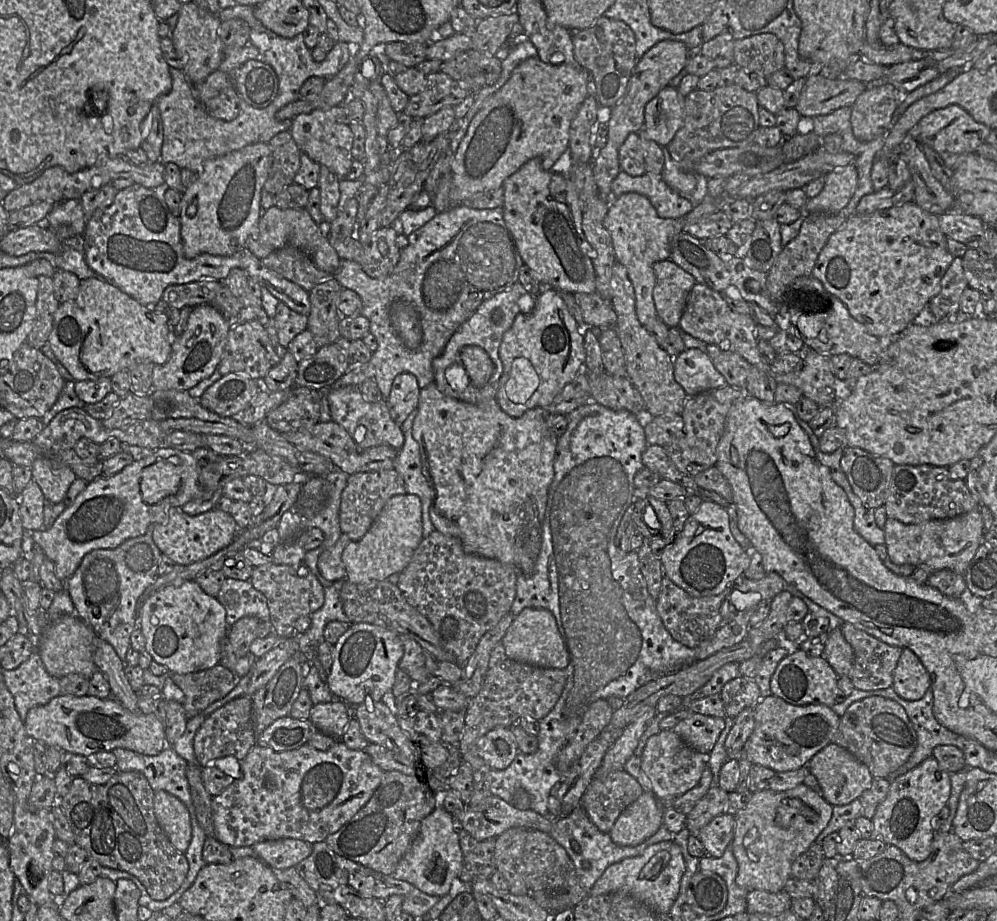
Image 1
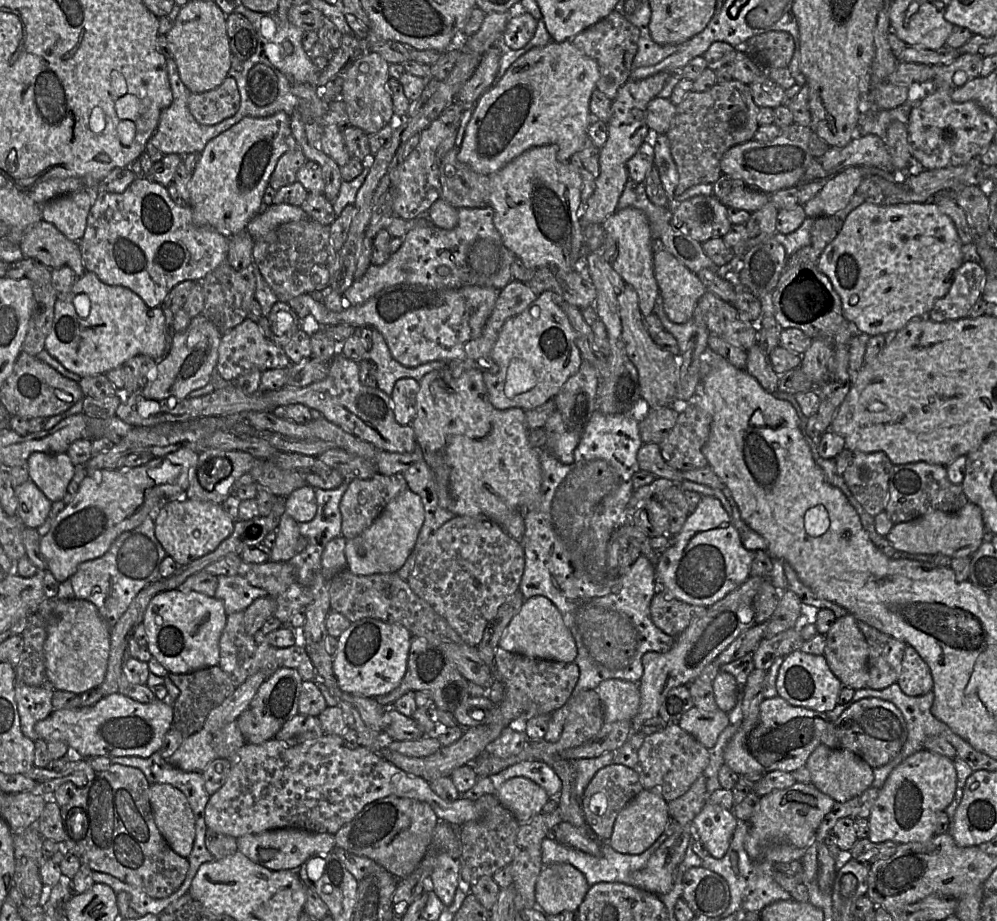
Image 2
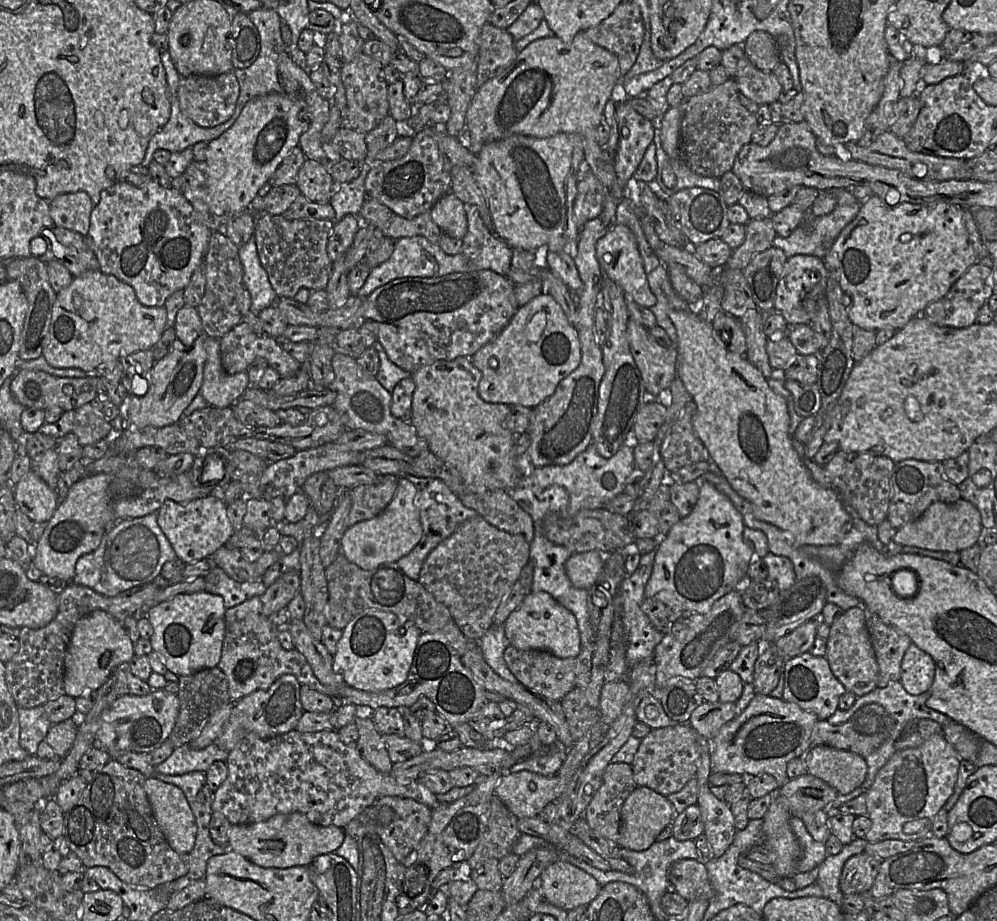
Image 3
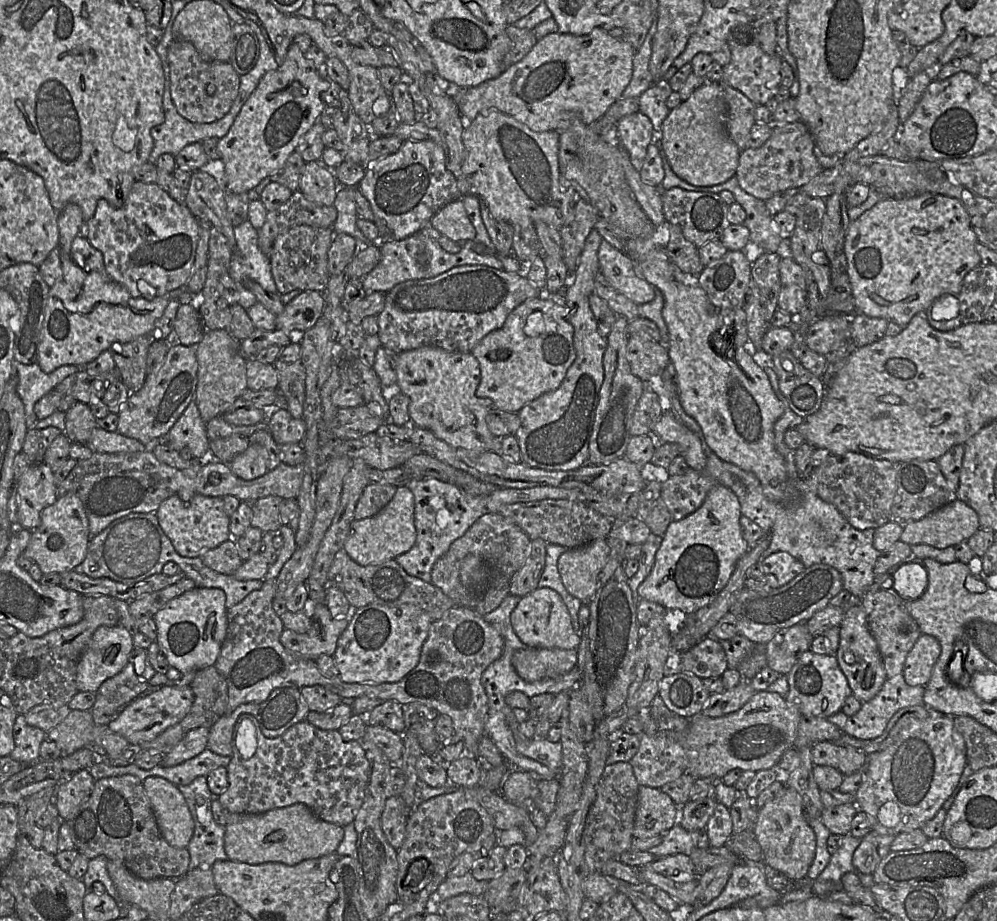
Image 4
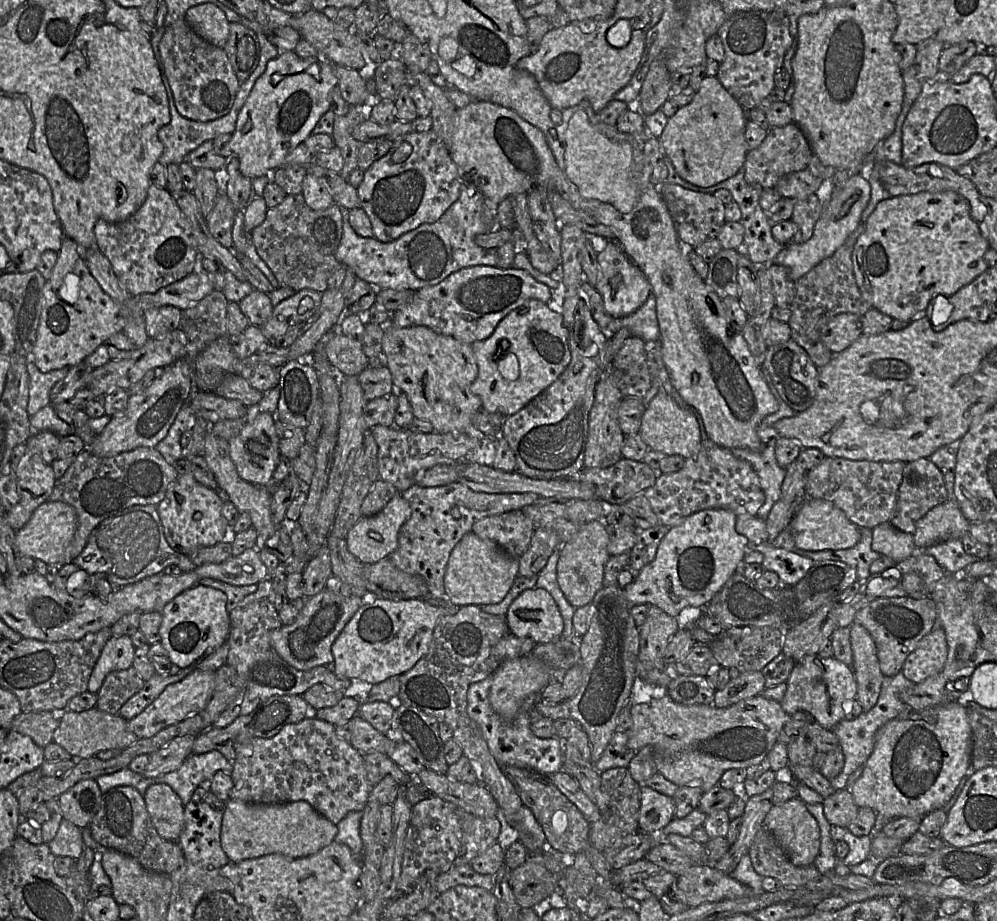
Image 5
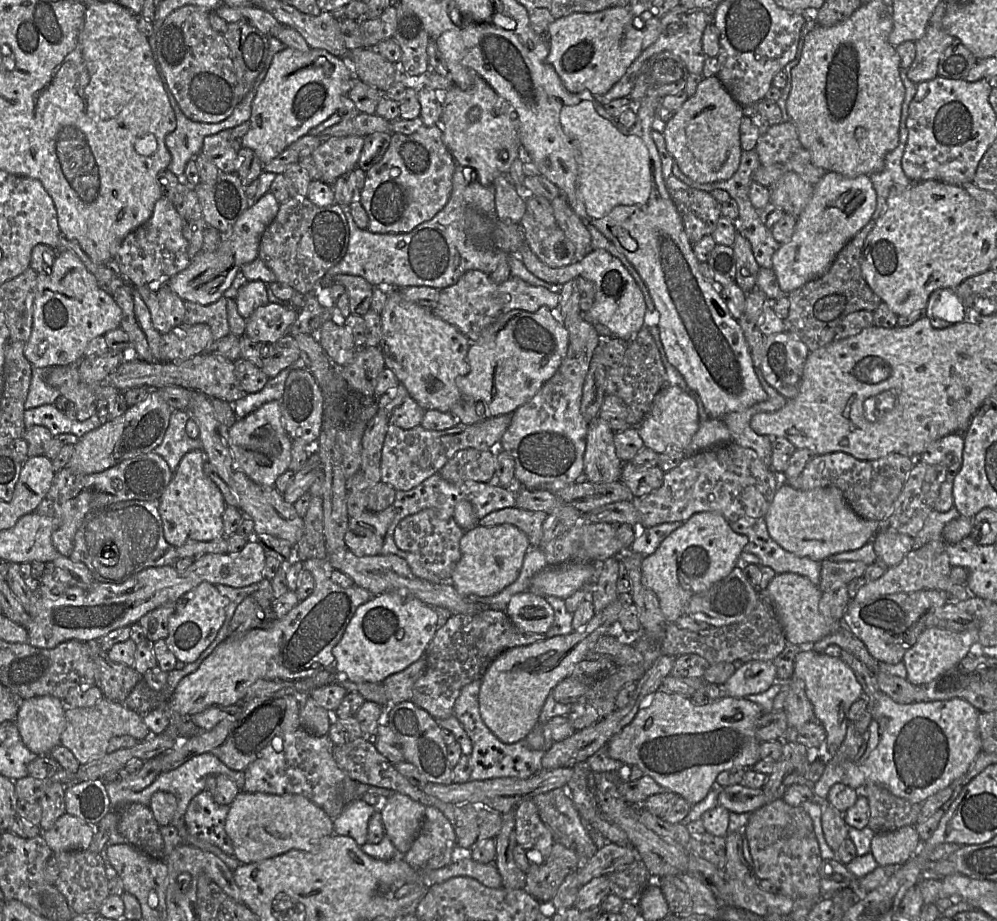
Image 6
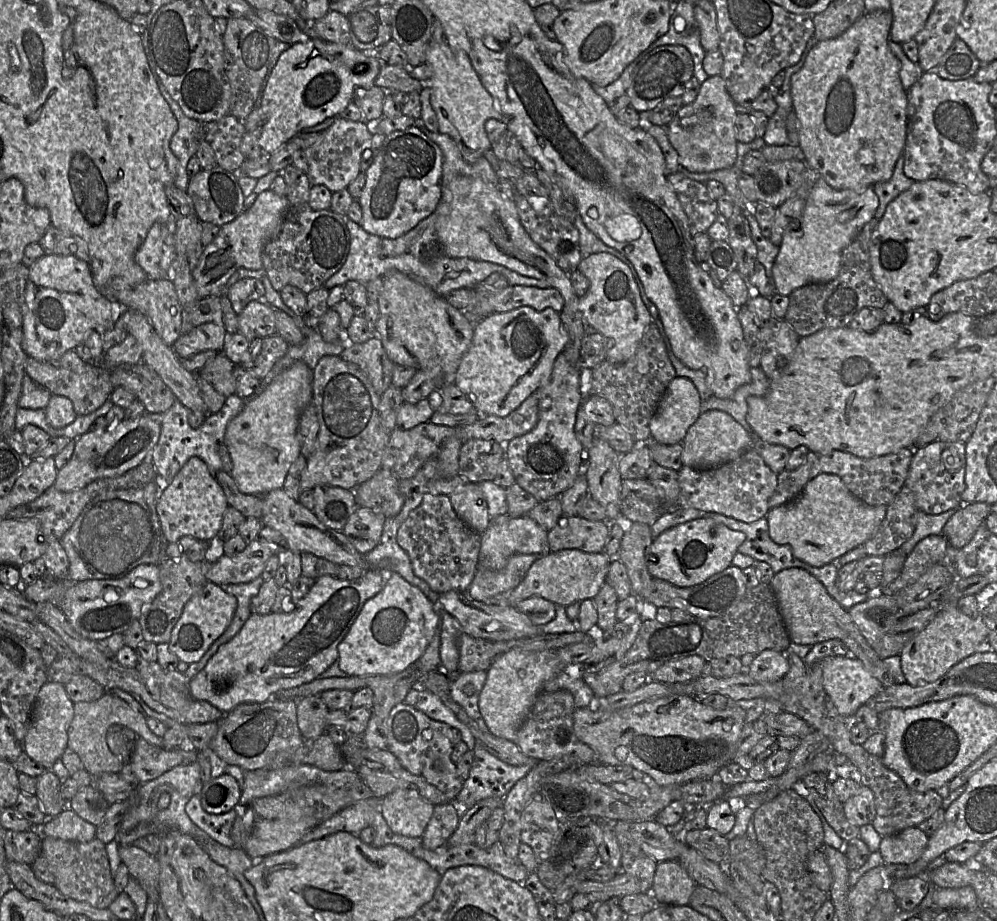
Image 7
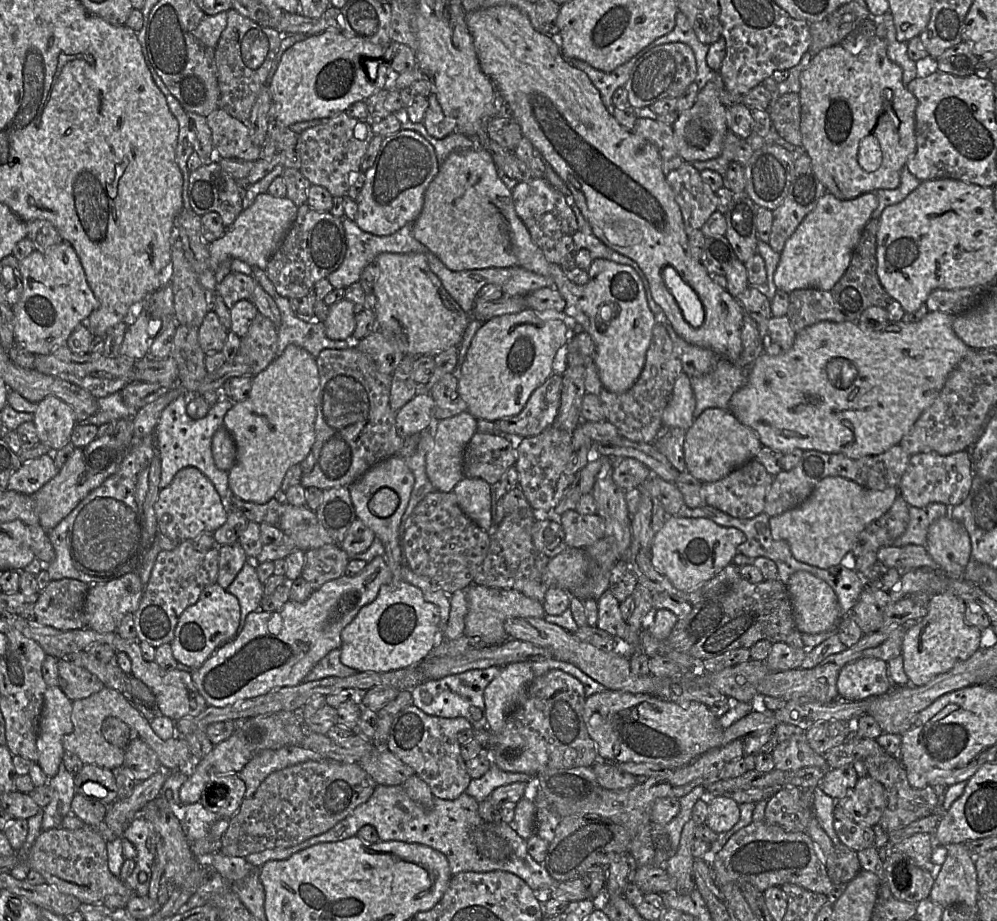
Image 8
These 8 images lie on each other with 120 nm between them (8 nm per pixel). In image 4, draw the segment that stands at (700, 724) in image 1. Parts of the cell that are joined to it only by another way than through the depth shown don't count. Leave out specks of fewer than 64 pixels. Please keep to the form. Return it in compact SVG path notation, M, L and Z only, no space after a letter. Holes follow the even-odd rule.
M743 679L731 689L725 689L722 693L711 694L702 708L701 714L714 718L736 712L749 701L755 692L751 682Z

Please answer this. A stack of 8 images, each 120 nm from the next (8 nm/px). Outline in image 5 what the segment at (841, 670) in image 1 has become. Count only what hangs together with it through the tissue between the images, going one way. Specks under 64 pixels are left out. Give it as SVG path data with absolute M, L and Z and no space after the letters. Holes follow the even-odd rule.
M856 622L849 628L853 652L852 670L857 683L856 699L861 703L863 712L867 712L878 700L884 675L875 643L867 629Z

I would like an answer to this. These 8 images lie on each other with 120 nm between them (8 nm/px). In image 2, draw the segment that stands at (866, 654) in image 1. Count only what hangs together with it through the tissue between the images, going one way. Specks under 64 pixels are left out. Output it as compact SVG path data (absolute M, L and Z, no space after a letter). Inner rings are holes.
M858 621L858 627L868 644L868 673L866 688L881 690L897 683L907 644L876 628Z

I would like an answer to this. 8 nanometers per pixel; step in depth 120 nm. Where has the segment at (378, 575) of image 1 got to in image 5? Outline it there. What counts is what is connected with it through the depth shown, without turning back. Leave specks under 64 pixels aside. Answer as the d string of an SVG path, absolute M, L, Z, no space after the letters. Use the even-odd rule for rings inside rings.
M401 492L382 511L371 517L361 517L346 537L347 548L363 565L388 557L398 547L398 534L411 516L411 508Z

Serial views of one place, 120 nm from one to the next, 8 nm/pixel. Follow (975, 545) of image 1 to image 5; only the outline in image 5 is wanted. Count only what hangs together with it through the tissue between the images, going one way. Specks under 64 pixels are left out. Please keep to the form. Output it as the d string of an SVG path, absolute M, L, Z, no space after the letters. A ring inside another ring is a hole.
M947 500L929 510L916 523L912 534L917 549L927 548L968 533L970 522L963 515L957 501Z

